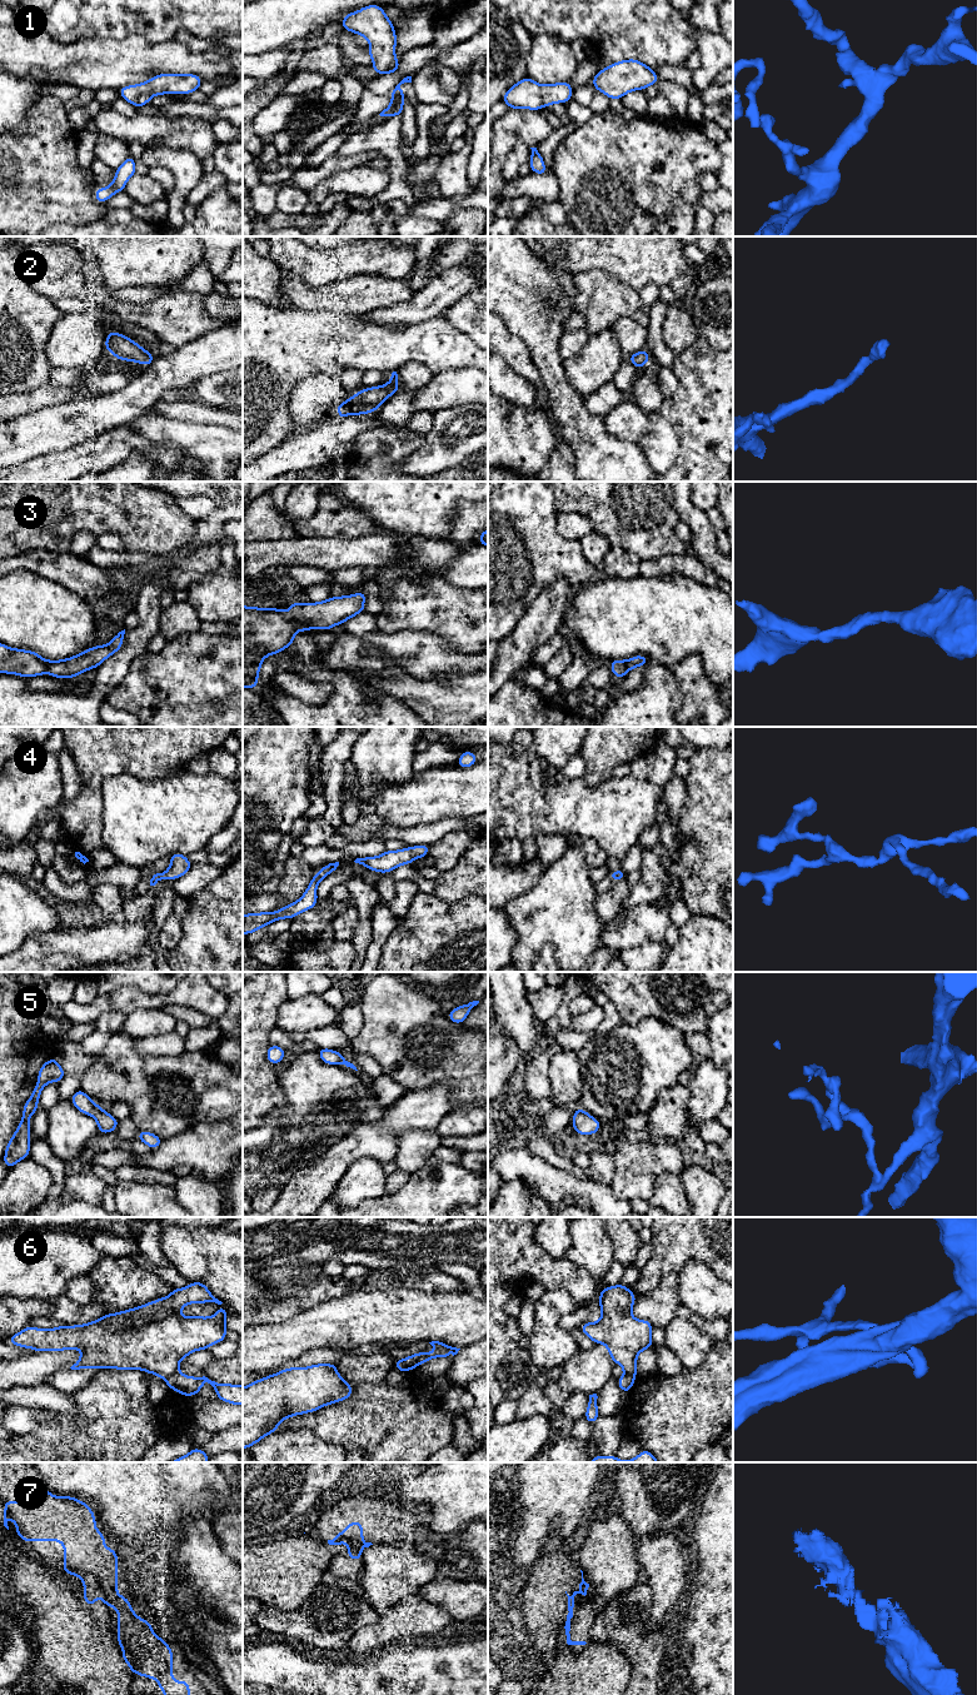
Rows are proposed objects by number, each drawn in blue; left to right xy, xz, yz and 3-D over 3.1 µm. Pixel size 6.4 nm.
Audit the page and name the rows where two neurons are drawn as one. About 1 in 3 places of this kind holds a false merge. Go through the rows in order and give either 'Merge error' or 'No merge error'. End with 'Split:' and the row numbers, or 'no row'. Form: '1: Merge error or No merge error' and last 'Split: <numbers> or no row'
1: No merge error
2: No merge error
3: No merge error
4: No merge error
5: No merge error
6: Merge error
7: No merge error
Split: 6

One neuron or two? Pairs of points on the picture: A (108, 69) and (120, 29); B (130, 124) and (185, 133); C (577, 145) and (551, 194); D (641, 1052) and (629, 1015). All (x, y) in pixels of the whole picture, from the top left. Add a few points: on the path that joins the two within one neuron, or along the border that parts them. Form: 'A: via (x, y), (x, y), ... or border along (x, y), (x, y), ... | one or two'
A: border along (88, 38), (140, 35), (146, 41) | two
B: via (144, 129), (161, 129), (172, 133) | one
C: border along (551, 172), (558, 183), (559, 200) | two
D: border along (661, 1020), (643, 1017), (634, 1023), (623, 1022) | two

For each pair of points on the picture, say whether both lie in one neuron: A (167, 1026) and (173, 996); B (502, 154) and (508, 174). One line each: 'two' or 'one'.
A: two
B: two

